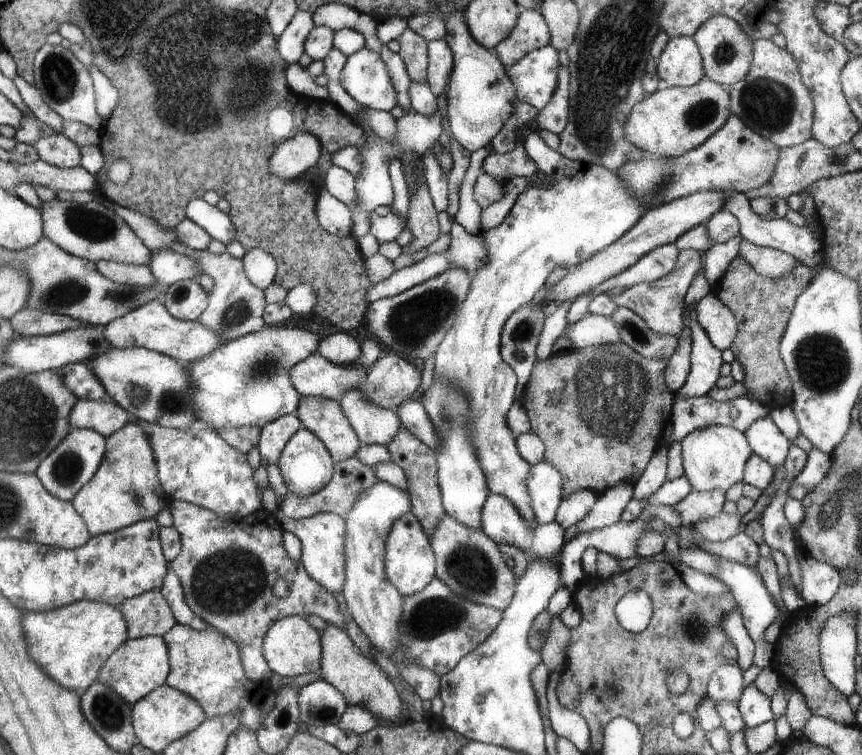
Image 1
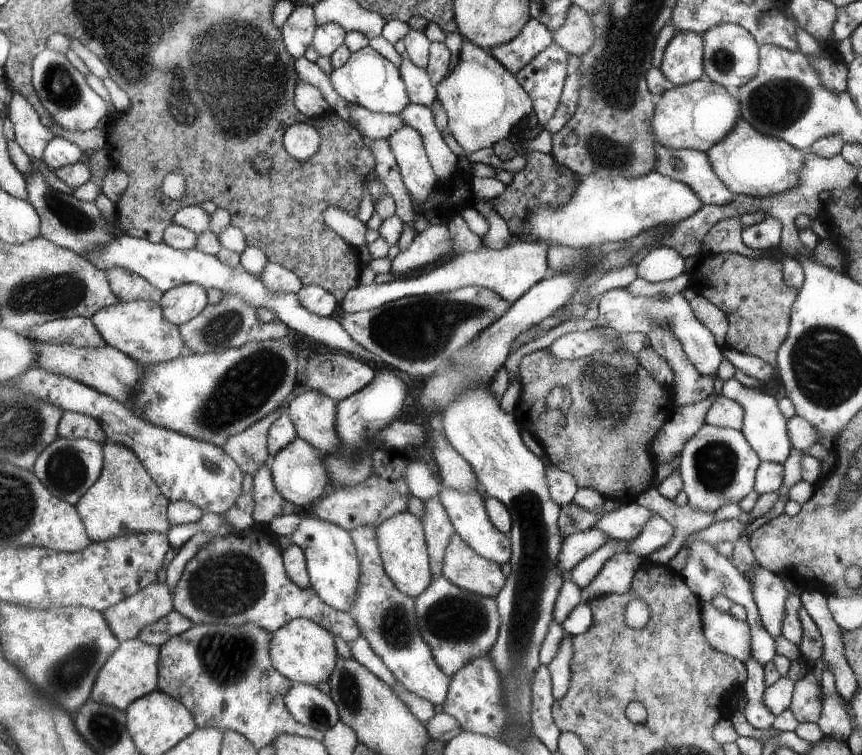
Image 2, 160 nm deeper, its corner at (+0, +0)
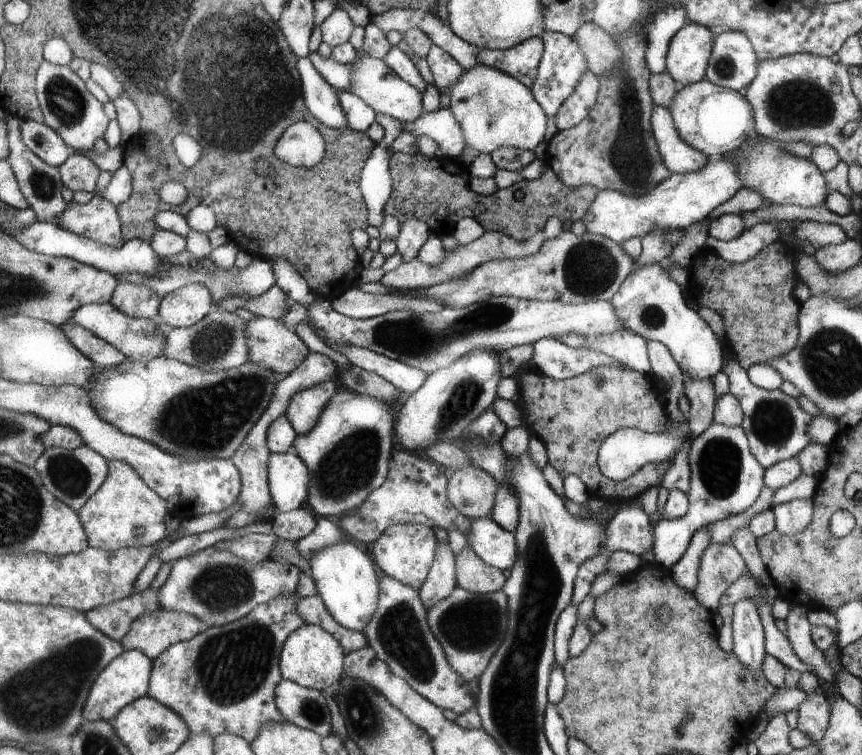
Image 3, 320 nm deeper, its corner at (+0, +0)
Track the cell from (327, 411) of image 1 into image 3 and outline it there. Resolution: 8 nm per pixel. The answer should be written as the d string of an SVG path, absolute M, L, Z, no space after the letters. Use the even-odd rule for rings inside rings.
M336 379L326 380L291 396L284 415L298 435L307 434L316 426L325 406L337 390Z

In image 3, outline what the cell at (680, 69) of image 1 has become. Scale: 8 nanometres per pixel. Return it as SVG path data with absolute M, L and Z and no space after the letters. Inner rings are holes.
M686 22L668 44L667 73L682 85L704 78L709 55L712 54L714 34L703 25Z

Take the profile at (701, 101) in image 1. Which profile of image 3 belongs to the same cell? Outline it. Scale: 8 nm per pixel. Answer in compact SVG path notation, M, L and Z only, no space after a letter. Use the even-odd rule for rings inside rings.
M705 78L684 85L673 95L672 103L667 108L672 113L673 124L680 133L681 140L705 153L705 156L733 152L745 139L753 139L756 136L752 105L745 95L733 89L714 85Z

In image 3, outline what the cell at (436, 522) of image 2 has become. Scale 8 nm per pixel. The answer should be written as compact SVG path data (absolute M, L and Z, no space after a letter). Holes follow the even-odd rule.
M437 540L437 542L435 558L428 570L428 576L417 590L426 612L456 587L455 558L447 541L441 543Z

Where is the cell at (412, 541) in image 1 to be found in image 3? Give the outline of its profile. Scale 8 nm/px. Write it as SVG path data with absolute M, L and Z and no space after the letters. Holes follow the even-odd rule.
M397 523L389 525L373 541L371 554L378 572L418 590L428 576L428 570L435 558L437 538L433 528L419 523Z

